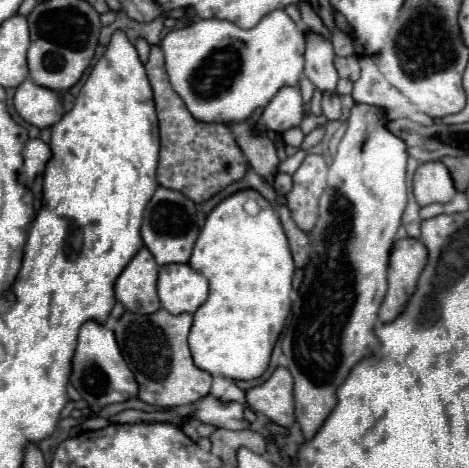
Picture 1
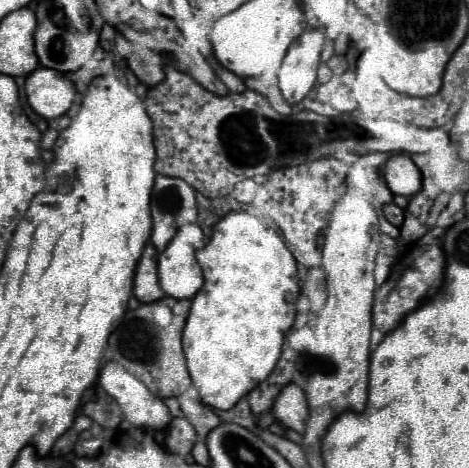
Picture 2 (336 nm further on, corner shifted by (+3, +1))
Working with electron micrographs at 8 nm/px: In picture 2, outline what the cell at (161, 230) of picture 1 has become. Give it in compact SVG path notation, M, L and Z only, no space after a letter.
M157 176L151 198L153 234L151 242L161 252L177 234L177 226L197 222L195 190L181 178Z

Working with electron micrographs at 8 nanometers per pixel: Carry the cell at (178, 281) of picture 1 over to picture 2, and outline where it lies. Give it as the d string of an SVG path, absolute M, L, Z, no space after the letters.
M185 224L157 256L159 282L167 296L193 298L203 286L203 272L195 260L195 252L205 246L203 238L197 224Z

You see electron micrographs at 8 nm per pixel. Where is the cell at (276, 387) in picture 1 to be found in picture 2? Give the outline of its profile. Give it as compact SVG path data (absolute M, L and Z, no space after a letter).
M293 382L287 384L281 390L281 394L277 396L277 402L273 404L273 414L287 428L297 430L299 434L303 434L305 432L305 422L309 418L305 392L297 384L293 384Z

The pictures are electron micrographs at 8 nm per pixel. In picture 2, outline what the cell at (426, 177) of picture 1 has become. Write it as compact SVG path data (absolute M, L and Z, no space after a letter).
M393 154L381 168L381 174L393 194L411 198L421 190L423 176L407 154Z

